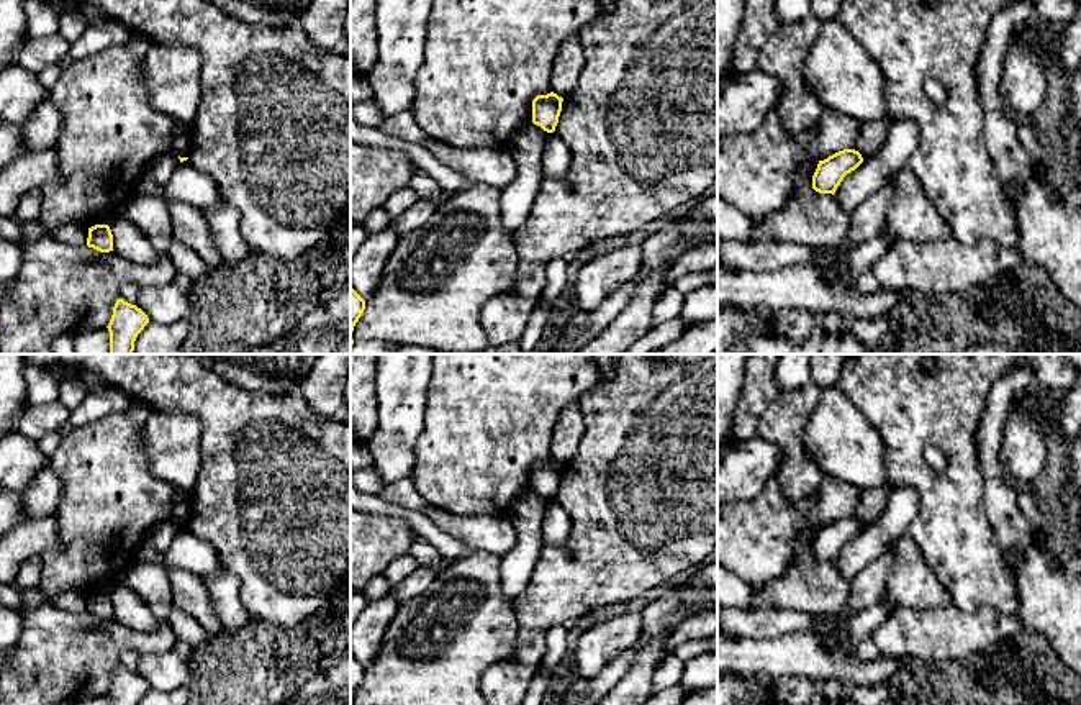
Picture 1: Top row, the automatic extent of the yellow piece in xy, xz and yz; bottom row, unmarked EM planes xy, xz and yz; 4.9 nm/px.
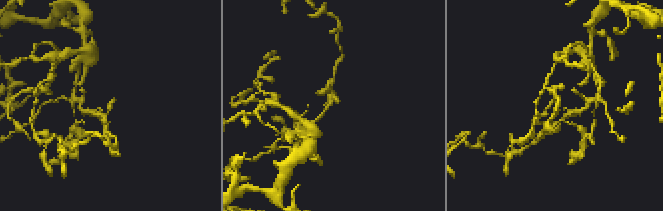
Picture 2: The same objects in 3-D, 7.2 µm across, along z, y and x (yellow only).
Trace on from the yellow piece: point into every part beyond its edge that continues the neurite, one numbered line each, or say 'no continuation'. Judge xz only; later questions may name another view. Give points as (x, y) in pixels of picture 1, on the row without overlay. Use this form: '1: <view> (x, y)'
no continuation

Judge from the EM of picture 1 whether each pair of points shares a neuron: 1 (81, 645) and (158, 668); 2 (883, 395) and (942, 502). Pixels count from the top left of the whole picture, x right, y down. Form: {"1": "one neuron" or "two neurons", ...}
{"1": "two neurons", "2": "one neuron"}

